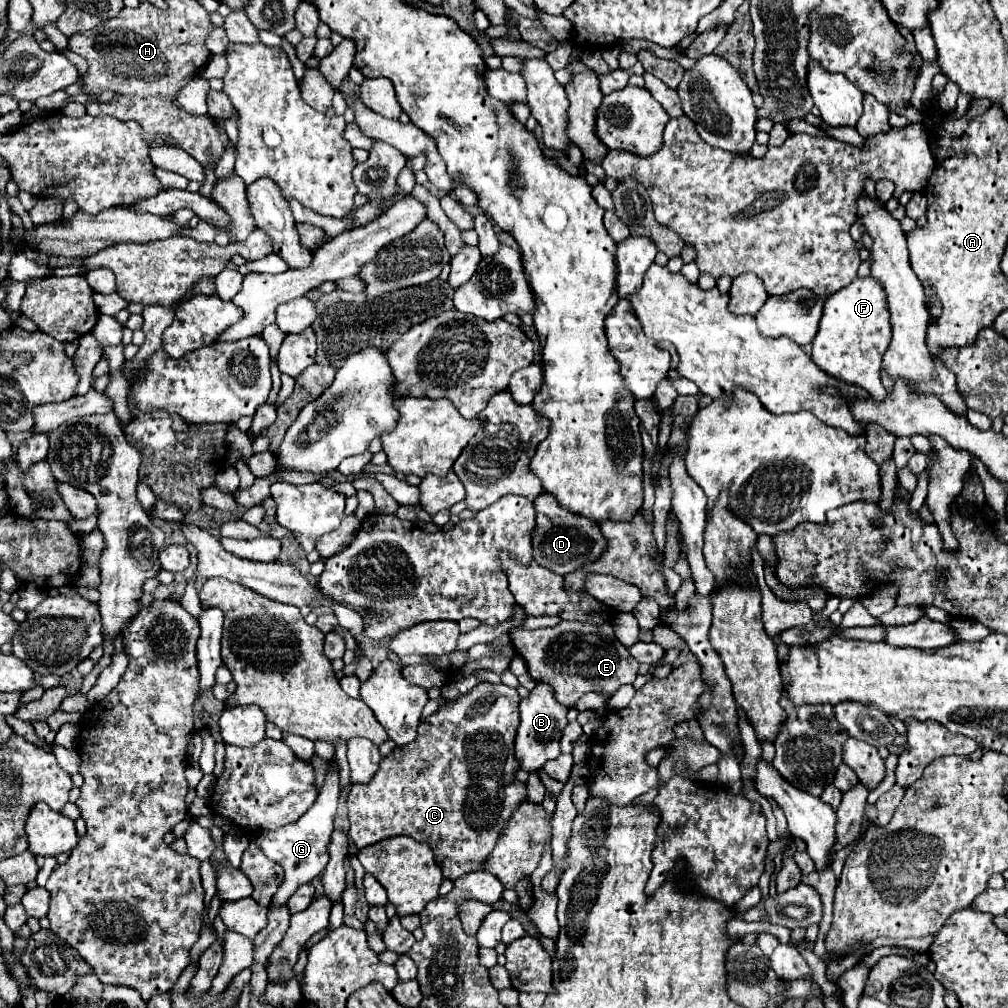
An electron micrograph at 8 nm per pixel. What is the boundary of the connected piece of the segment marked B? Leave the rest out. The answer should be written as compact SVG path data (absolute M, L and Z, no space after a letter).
M537 684L527 698L521 700L521 724L515 738L515 754L521 760L521 768L527 772L543 768L547 760L553 760L561 754L559 750L559 738L563 734L563 728L569 724L567 720L567 706L561 706L555 700L555 692L547 684Z

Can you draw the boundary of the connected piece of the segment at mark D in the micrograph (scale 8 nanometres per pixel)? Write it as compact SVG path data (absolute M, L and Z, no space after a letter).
M547 492L539 494L539 498L535 500L535 510L537 510L537 530L533 534L533 560L539 566L545 566L557 574L569 574L571 570L583 566L583 562L597 560L607 550L599 524L579 514L571 514L569 510L563 510L551 494Z

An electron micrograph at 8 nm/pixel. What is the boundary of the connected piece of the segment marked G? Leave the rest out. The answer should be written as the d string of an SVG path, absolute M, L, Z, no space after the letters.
M331 758L329 760L329 770L325 774L325 784L315 800L315 804L311 806L311 810L307 810L307 814L303 814L297 822L287 824L279 830L269 830L269 832L261 832L253 842L261 848L261 852L275 860L283 870L285 870L285 880L281 884L281 888L277 890L277 894L273 896L271 904L285 904L287 898L305 882L311 882L315 876L319 876L329 860L327 854L327 844L329 844L329 836L333 832L333 818L337 812L337 802L341 796L341 782L339 782L339 766L337 762Z

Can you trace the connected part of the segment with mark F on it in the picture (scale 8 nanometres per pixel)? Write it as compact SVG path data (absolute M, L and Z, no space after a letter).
M857 278L839 294L831 294L823 306L819 332L811 344L811 360L837 380L865 388L877 402L887 398L881 384L881 360L891 340L889 310L883 286L875 278Z

